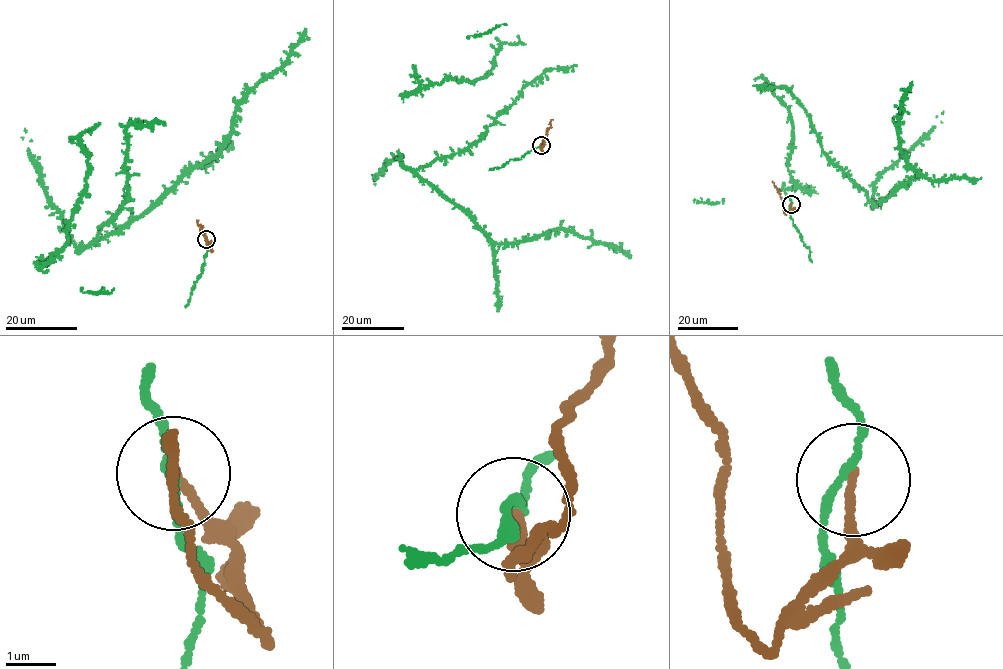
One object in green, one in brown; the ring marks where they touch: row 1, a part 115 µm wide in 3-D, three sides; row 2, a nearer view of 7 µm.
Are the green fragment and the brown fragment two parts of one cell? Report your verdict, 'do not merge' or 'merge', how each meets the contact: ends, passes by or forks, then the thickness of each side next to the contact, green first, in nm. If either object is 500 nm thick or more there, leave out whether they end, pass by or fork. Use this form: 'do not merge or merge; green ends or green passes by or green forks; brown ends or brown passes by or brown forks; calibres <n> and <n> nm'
do not merge; green passes by; brown ends; calibres 150 and 160 nm

